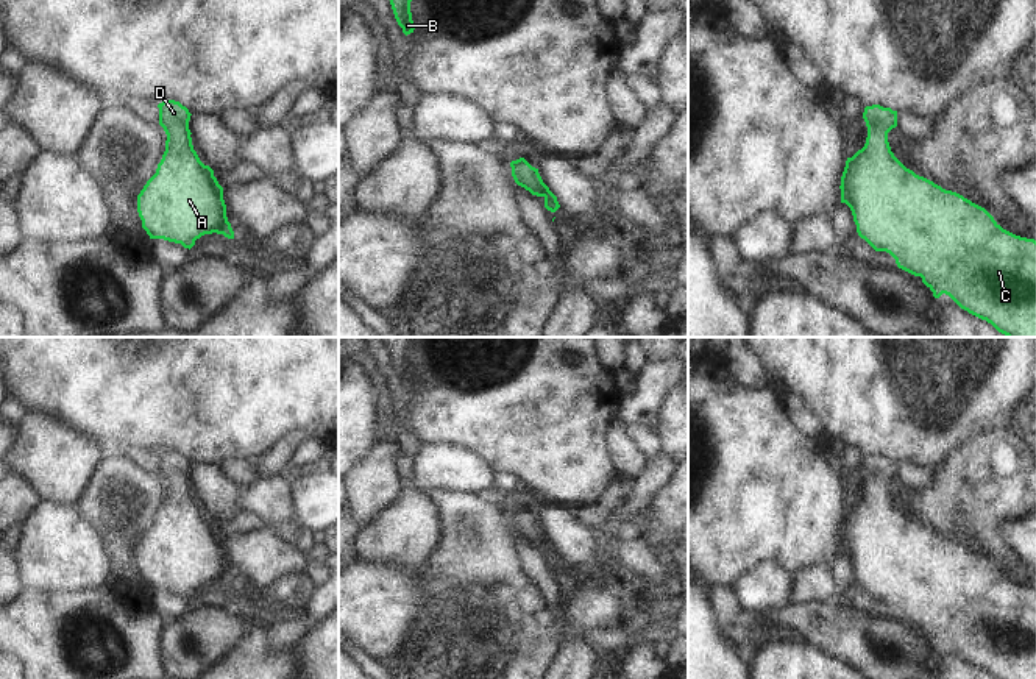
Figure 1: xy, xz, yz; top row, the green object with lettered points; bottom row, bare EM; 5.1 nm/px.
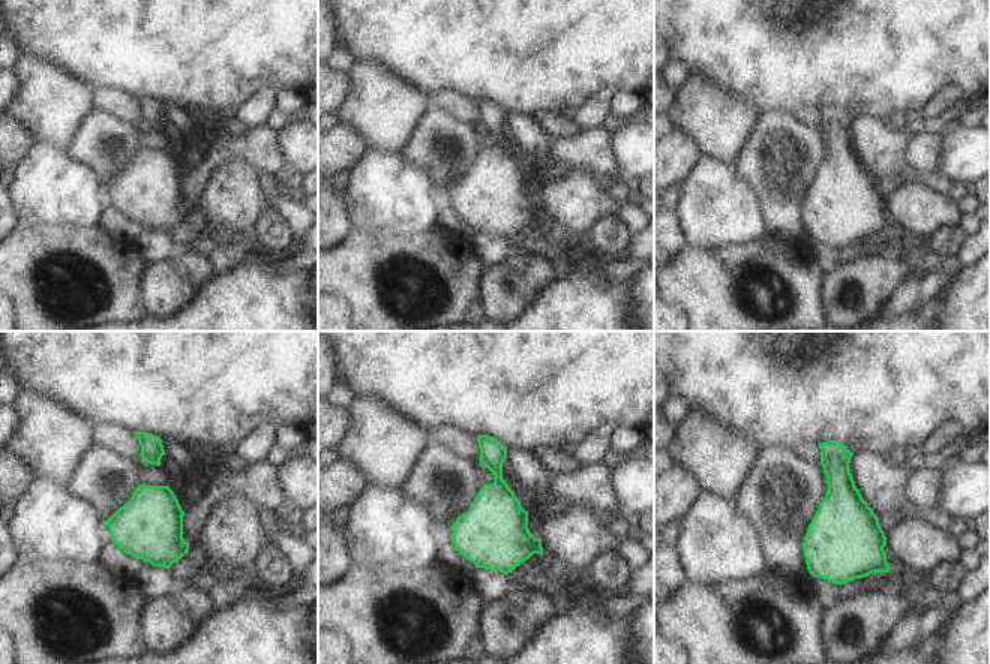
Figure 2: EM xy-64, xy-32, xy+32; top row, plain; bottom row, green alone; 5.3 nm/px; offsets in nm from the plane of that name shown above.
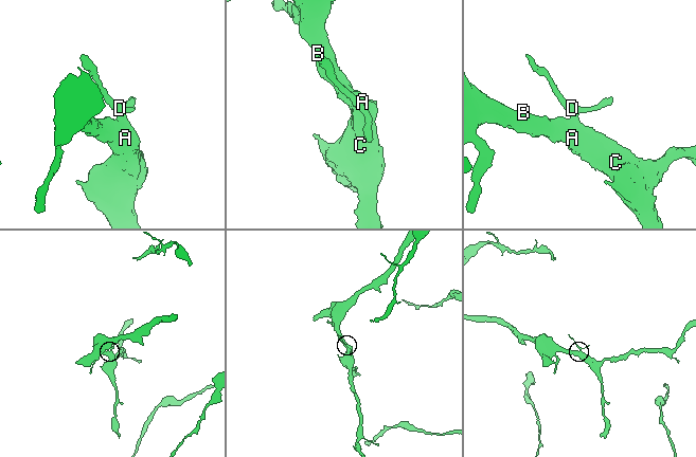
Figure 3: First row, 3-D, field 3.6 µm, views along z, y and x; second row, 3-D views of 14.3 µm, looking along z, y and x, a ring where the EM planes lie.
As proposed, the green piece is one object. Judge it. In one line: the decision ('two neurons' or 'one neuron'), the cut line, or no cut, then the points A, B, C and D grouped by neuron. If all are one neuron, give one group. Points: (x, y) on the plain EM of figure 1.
one neuron; no cut; A B C D

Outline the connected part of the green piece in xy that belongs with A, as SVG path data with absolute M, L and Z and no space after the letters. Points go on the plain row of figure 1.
M179 451L158 454L159 475L167 484L156 523L137 545L137 562L150 588L164 588L192 598L204 584L234 588L226 567L223 537L192 495L190 462Z

